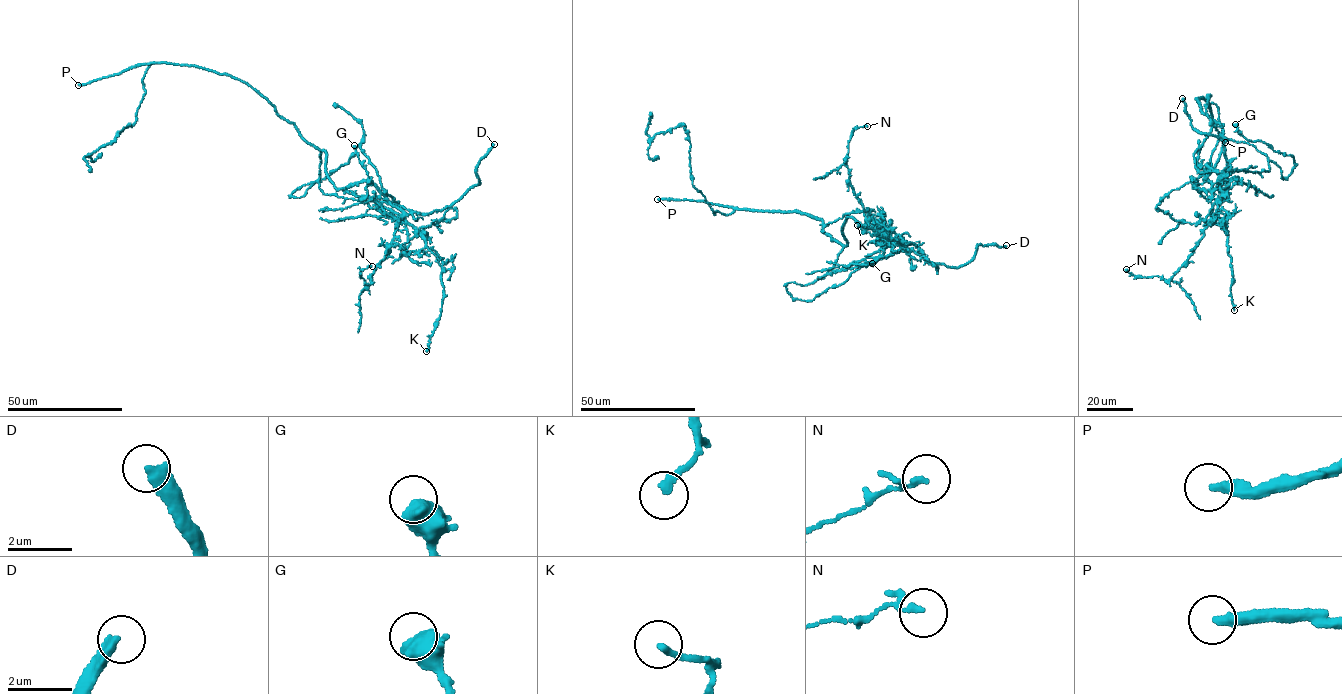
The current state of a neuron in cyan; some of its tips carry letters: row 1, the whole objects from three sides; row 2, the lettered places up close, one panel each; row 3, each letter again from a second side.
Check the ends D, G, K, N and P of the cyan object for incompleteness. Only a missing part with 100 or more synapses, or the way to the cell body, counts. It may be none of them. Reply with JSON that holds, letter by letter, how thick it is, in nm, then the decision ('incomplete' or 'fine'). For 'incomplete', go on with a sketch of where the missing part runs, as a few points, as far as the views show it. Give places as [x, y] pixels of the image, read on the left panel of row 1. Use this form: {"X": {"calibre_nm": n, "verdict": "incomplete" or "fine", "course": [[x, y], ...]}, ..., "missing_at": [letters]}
{"D": {"calibre_nm": 380, "verdict": "incomplete", "course": [[494, 144], [508, 117]]}, "G": {"calibre_nm": 700, "verdict": "fine"}, "K": {"calibre_nm": 220, "verdict": "fine"}, "N": {"calibre_nm": 120, "verdict": "fine"}, "P": {"calibre_nm": 320, "verdict": "incomplete"}, "missing_at": ["D", "P"]}

